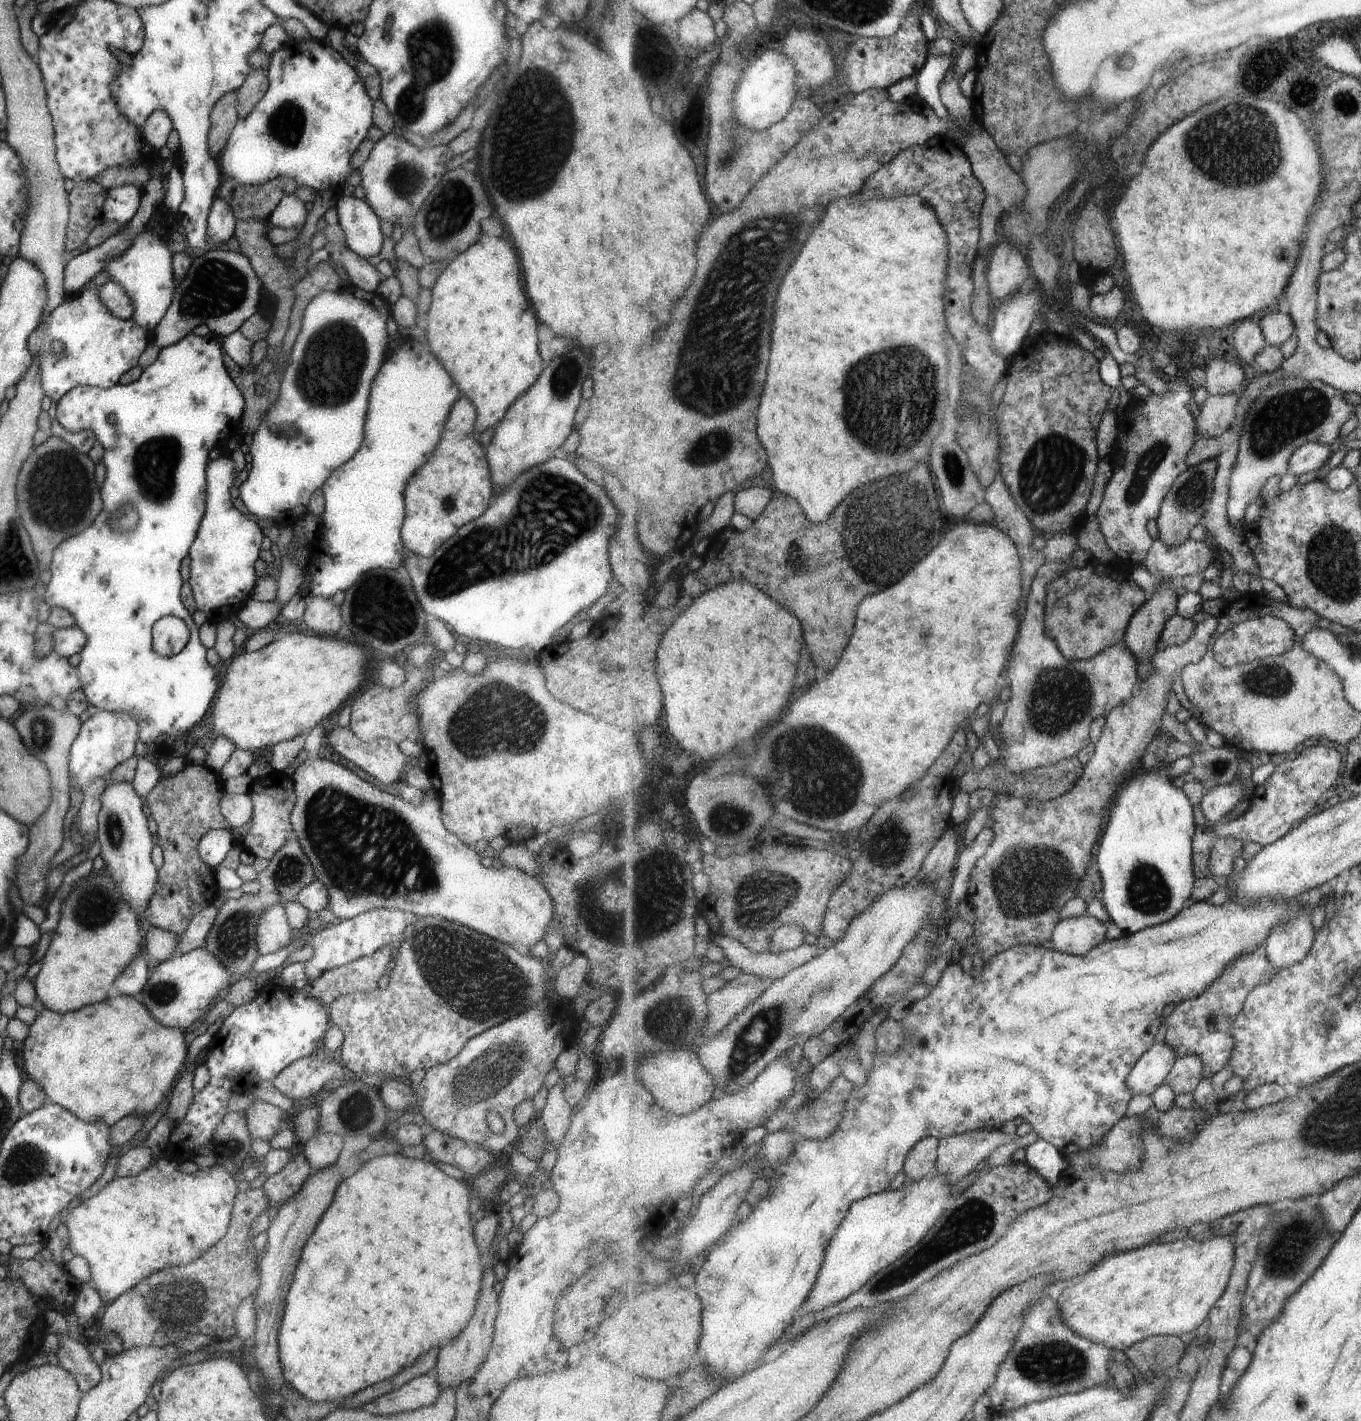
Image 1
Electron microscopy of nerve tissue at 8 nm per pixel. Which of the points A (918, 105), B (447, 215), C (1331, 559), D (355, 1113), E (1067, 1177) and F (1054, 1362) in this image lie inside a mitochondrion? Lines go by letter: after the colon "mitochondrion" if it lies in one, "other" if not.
A: other
B: mitochondrion
C: mitochondrion
D: mitochondrion
E: other
F: mitochondrion

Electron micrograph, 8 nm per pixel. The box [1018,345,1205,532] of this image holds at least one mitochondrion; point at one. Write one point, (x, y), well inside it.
(1135, 490)

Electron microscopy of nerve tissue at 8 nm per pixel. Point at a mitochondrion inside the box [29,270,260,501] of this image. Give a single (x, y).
(47, 460)

